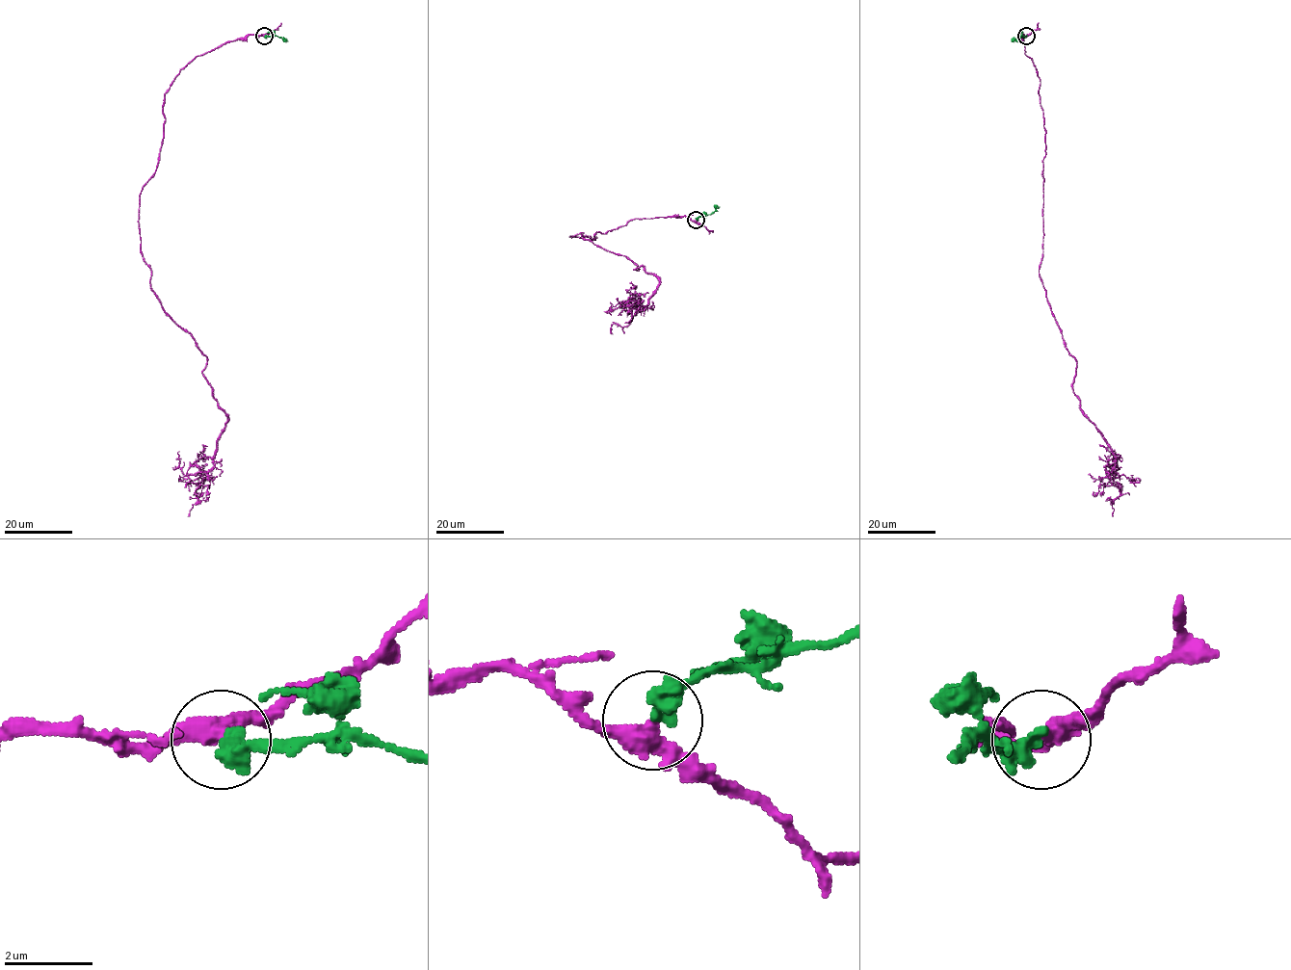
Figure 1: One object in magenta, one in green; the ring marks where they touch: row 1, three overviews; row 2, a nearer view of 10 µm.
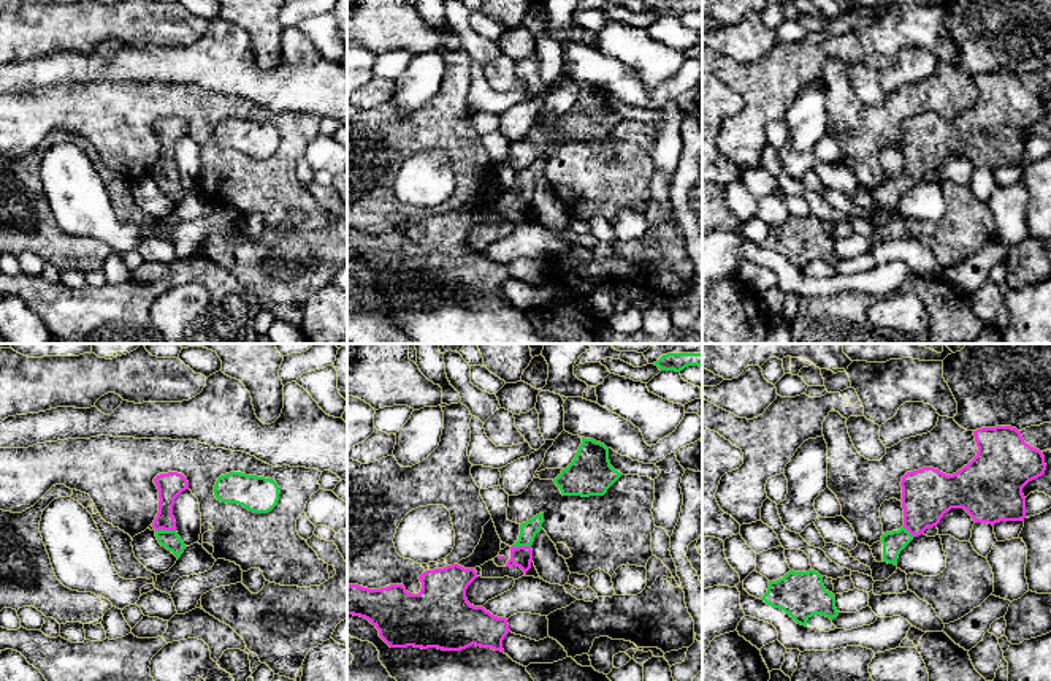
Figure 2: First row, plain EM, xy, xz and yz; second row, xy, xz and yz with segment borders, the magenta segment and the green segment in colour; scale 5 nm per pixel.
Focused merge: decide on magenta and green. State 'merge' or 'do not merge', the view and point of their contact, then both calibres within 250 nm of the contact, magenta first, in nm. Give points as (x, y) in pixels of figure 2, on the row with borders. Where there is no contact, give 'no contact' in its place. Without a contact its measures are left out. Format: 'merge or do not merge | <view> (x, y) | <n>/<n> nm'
merge | xy (165, 529) | 130/90 nm

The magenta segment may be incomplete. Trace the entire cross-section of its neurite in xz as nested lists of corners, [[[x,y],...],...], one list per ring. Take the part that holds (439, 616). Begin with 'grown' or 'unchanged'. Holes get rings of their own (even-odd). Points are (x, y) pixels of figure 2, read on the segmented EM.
unchanged; [[[453,564],[423,572],[418,576],[422,583],[418,594],[407,592],[403,584],[368,589],[347,583],[347,614],[368,619],[390,648],[461,651],[476,645],[504,652],[503,640],[510,632],[507,619],[493,616],[483,607],[474,607],[466,599],[466,589],[476,578],[474,569]]]

